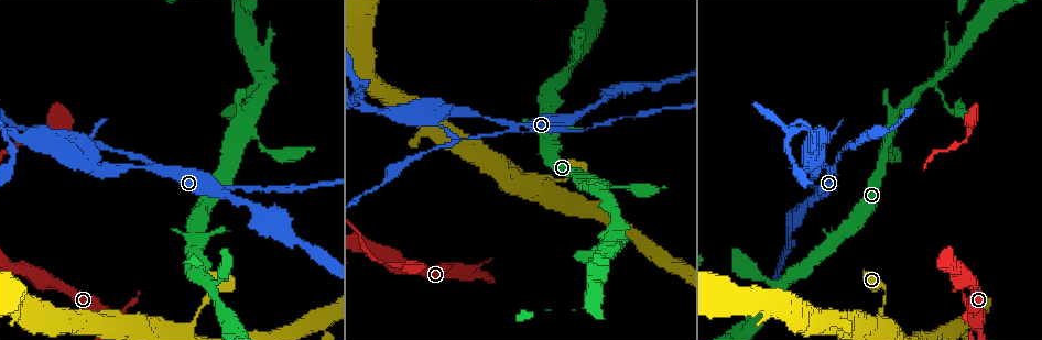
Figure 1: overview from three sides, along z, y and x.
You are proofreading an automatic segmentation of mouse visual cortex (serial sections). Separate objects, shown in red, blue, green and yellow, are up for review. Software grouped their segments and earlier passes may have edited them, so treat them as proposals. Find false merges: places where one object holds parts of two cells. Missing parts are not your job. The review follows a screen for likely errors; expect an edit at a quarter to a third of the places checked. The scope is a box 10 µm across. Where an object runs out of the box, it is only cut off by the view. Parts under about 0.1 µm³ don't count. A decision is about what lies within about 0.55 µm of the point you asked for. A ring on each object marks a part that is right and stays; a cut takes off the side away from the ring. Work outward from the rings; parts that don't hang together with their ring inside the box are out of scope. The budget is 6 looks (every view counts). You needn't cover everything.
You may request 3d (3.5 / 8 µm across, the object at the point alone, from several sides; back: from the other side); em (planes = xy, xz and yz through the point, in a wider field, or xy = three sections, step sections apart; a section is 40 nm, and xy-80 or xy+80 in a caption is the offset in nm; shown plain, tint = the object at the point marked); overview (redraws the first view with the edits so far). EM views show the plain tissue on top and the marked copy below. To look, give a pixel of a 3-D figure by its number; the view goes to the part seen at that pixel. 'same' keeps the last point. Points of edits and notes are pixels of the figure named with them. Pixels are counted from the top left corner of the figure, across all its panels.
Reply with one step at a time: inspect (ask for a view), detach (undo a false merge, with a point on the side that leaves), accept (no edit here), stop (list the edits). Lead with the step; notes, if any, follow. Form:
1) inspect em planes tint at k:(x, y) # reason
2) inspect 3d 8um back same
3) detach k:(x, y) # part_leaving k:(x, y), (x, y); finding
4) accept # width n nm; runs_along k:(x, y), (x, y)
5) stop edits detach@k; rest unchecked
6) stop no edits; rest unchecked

inspect 3d 3.5um at 1:(836, 189) # sudden change in width

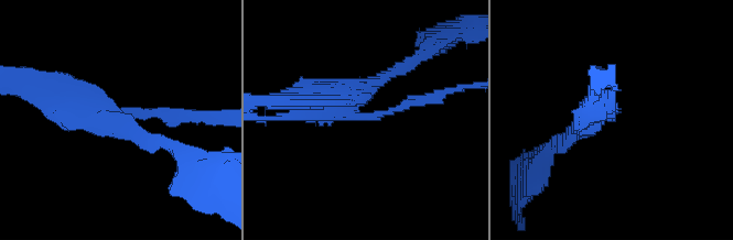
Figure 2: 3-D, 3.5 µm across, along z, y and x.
inspect em planes tint at 2:(370, 119) # arm_widths 150, 400 nm; now the EM

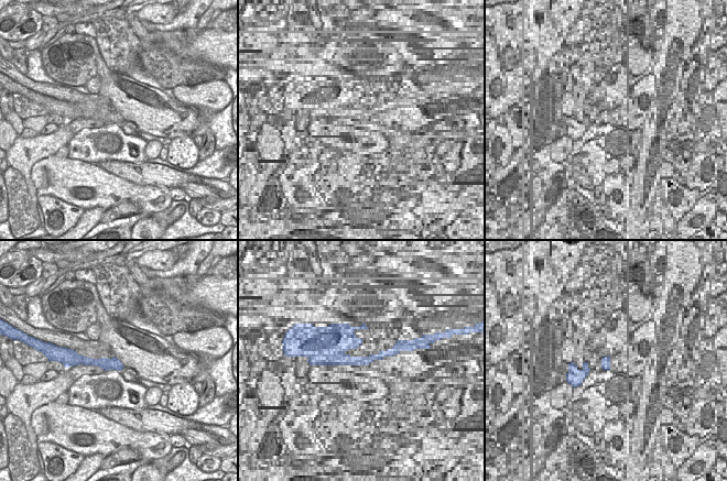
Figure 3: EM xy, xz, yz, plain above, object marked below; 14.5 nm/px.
accept # one cell here

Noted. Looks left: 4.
inspect 3d 3.5um back at 1:(462, 273) # abrupt turn

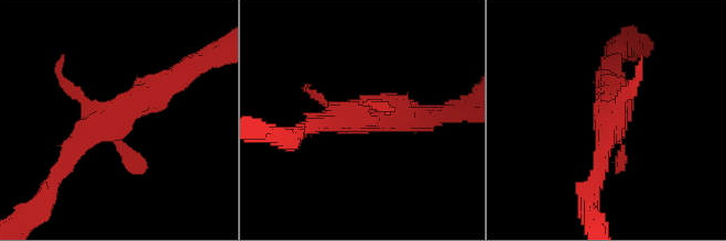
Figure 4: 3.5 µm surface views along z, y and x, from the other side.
inspect em xy step 1 tint at 4:(111, 130)

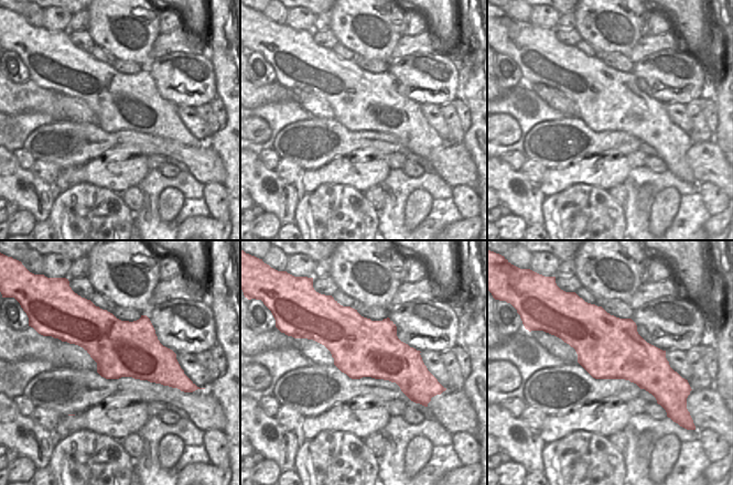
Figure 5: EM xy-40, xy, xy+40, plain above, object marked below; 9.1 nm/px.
inspect em xy step 3 tint same

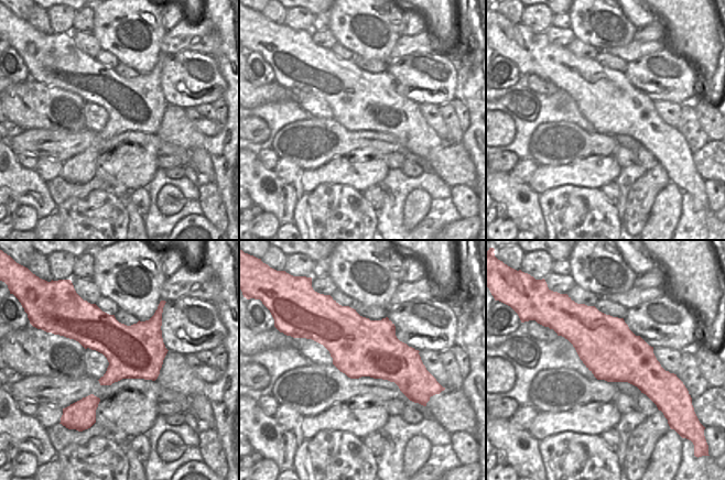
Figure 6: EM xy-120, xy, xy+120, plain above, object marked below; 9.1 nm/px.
accept # runs_along 4:(169, 83), (111, 116), (121, 146), (145, 166); continuous, no second cell

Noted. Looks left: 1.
stop no edits; rest unchecked

